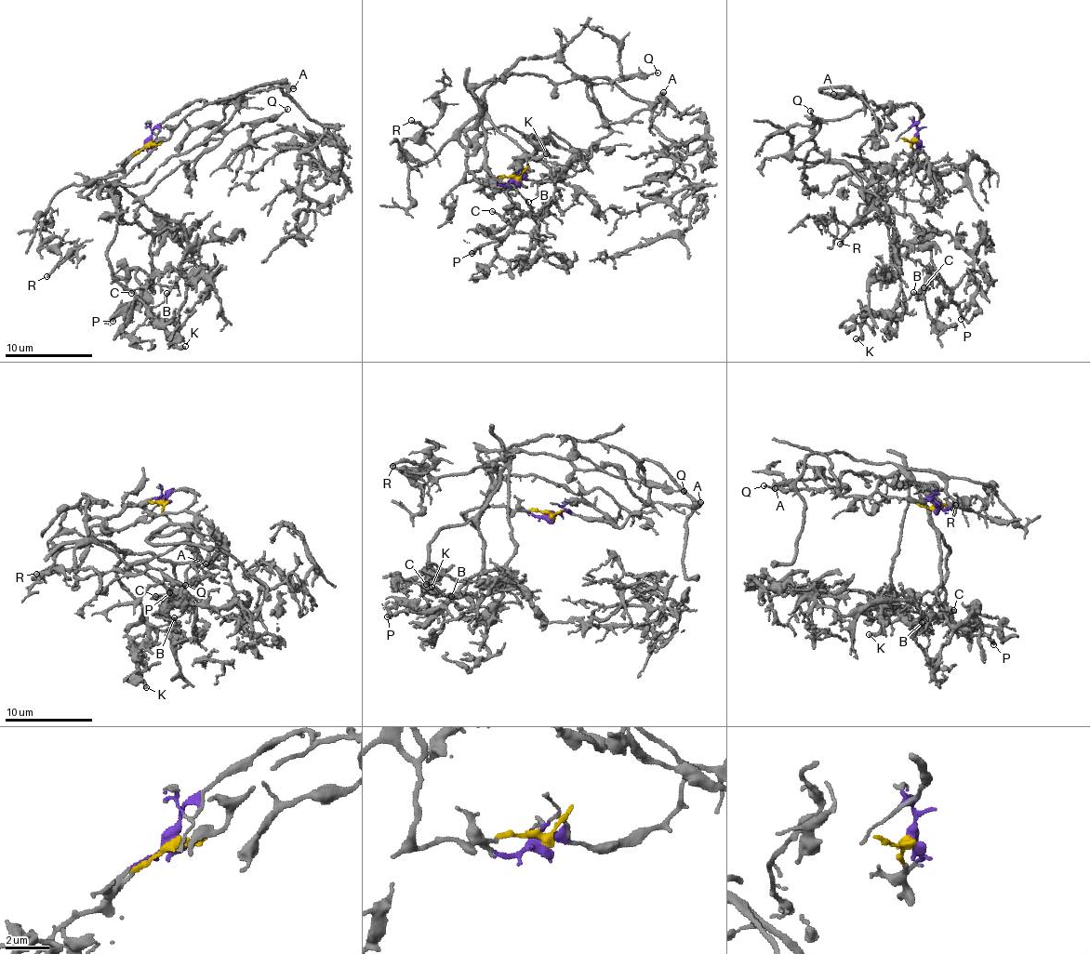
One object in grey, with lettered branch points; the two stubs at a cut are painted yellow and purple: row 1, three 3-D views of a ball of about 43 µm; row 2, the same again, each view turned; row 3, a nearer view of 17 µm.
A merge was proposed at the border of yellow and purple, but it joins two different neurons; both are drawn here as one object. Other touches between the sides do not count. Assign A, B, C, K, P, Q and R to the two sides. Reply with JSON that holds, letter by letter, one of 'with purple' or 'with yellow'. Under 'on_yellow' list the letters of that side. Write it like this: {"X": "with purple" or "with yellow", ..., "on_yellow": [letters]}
{"A": "with purple", "B": "with yellow", "C": "with yellow", "K": "with yellow", "P": "with yellow", "Q": "with purple", "R": "with yellow", "on_yellow": ["B", "C", "K", "P", "R"]}

